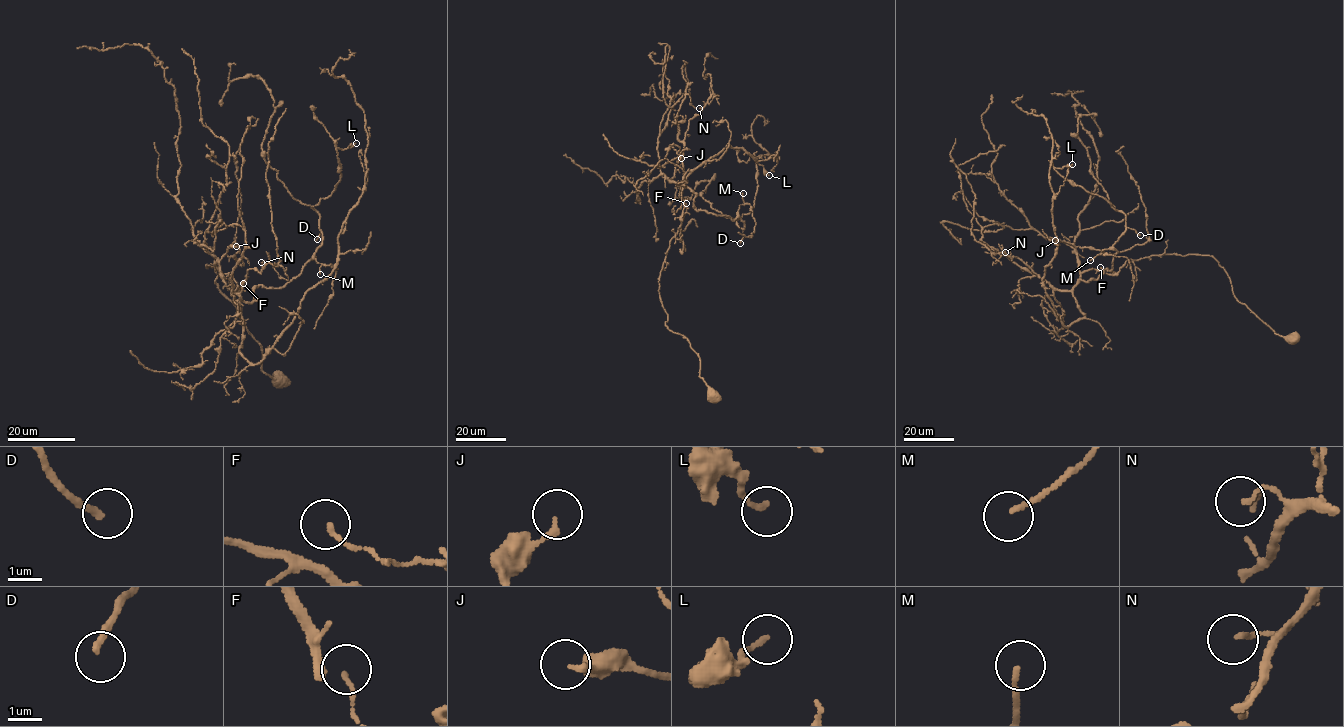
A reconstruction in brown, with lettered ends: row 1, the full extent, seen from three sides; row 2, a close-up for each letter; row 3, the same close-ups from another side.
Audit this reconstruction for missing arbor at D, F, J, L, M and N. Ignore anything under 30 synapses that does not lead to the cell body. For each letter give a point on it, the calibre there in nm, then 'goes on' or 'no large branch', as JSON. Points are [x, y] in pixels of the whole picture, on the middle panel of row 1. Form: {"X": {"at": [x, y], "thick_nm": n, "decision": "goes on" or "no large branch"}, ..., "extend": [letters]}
{"D": {"at": [740, 243], "thick_nm": 200, "decision": "goes on"}, "F": {"at": [686, 203], "thick_nm": 90, "decision": "no large branch"}, "J": {"at": [681, 158], "thick_nm": 190, "decision": "no large branch"}, "L": {"at": [769, 175], "thick_nm": 150, "decision": "no large branch"}, "M": {"at": [743, 193], "thick_nm": 140, "decision": "no large branch"}, "N": {"at": [699, 108], "thick_nm": 110, "decision": "no large branch"}, "extend": ["D"]}

